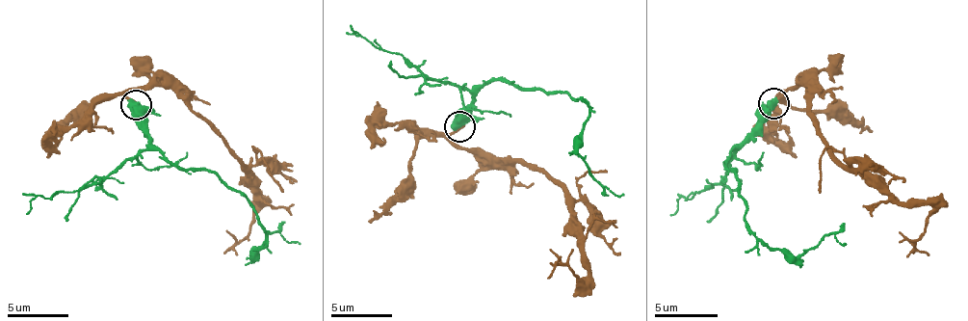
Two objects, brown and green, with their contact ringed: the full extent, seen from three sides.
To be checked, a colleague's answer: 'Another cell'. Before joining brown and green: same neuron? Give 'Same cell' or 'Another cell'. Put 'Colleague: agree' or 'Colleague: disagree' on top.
Colleague: agree
Another cell

